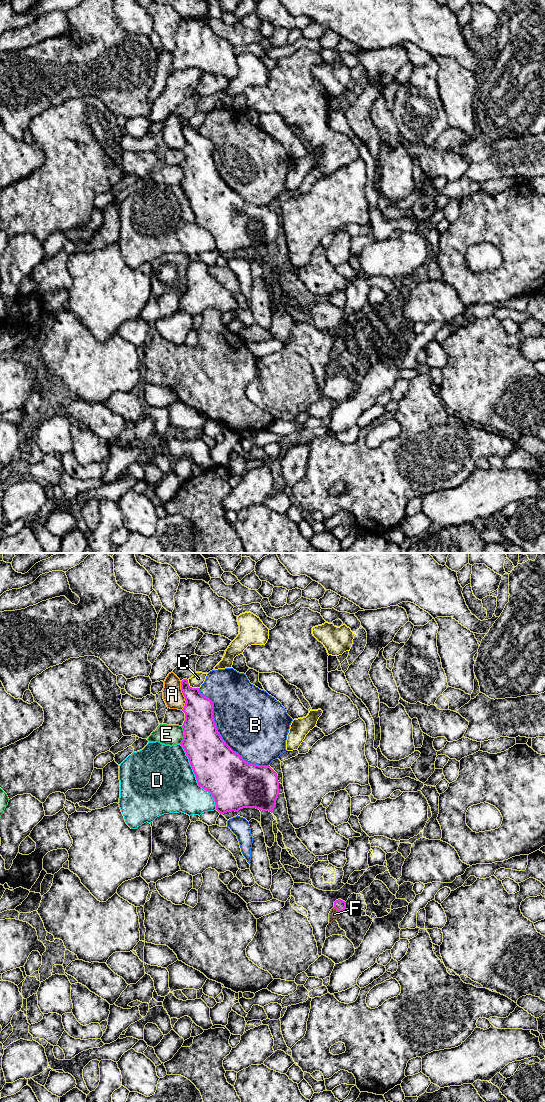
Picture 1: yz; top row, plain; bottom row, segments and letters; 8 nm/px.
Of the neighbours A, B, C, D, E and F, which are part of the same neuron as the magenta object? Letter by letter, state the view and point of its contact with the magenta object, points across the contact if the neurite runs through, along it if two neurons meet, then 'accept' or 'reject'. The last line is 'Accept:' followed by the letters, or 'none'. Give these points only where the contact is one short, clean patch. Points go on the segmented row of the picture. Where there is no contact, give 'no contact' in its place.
A: contact yz (183, 694); reject
B: contact yz (220, 736); reject
C: contact yz (191, 687); reject
D: contact yz (196, 778); reject
E: contact yz (184, 735); border yz (182, 726), (183, 739), (179, 743); reject
F: contact yz (337, 910); way yz (340, 905), (337, 910), (334, 914); accept
Accept: F

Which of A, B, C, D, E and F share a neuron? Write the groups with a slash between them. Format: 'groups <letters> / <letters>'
groups A / B / C / D / E / F

